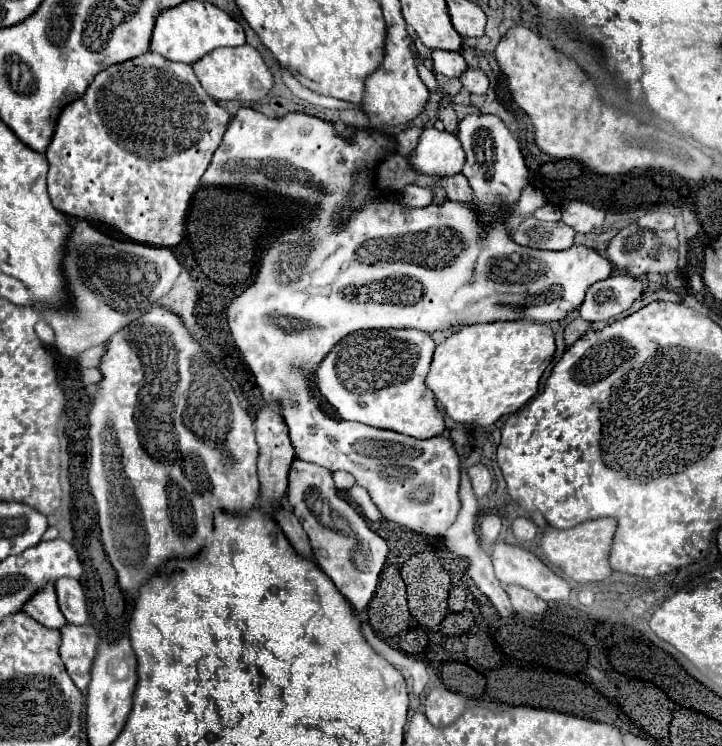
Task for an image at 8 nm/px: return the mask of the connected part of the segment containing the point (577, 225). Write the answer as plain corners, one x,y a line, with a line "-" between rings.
568,202
562,206
562,220
576,232
588,234
604,226
604,212
584,202

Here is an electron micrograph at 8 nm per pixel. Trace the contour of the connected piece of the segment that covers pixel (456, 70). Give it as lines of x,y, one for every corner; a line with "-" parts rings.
432,50
432,64
436,74
444,76
460,76
468,66
458,52
448,52
448,50

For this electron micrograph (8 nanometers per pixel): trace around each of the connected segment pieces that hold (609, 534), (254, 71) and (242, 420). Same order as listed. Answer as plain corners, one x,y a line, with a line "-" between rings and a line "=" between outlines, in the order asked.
598,518
584,524
578,524
570,530
554,530
548,526
542,536
542,552
546,558
556,564
566,576
570,576
576,582
602,582
612,574
612,568
608,564
612,538
618,528
618,522
614,518
=
248,44
238,48
218,48
212,50
208,56
198,60
194,66
194,72
202,84
202,88
214,98
214,100
238,100
238,102
258,102
274,86
272,70
262,60
260,52
=
152,306
144,316
134,320
130,326
120,328
120,332
112,334
106,342
104,360
100,362
102,380
98,382
98,390
92,400
92,408
88,414
90,422
90,472
88,472
88,484
90,492
98,506
98,524
102,530
102,544
104,552
110,558
118,582
122,590
130,592
132,596
138,594
138,588
156,574
160,562
166,562
168,558
190,558
200,552
202,546
206,546
212,538
212,510
224,508
226,512
248,512
254,508
258,494
260,494
260,482
256,476
256,458
258,458
258,446
254,440
254,426
248,412
240,406
230,382
222,376
218,366
214,364
214,358
200,346
200,342
188,332
182,318
164,306

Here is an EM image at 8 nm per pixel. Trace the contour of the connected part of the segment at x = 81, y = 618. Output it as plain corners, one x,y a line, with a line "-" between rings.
60,578
56,582
56,594
58,594
58,606
60,606
66,622
70,622
70,624
88,622
84,590
76,578

